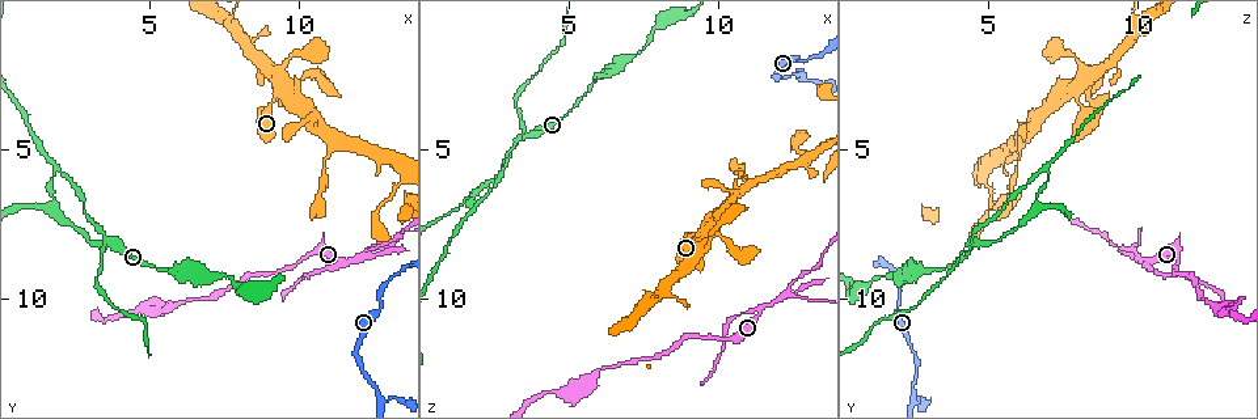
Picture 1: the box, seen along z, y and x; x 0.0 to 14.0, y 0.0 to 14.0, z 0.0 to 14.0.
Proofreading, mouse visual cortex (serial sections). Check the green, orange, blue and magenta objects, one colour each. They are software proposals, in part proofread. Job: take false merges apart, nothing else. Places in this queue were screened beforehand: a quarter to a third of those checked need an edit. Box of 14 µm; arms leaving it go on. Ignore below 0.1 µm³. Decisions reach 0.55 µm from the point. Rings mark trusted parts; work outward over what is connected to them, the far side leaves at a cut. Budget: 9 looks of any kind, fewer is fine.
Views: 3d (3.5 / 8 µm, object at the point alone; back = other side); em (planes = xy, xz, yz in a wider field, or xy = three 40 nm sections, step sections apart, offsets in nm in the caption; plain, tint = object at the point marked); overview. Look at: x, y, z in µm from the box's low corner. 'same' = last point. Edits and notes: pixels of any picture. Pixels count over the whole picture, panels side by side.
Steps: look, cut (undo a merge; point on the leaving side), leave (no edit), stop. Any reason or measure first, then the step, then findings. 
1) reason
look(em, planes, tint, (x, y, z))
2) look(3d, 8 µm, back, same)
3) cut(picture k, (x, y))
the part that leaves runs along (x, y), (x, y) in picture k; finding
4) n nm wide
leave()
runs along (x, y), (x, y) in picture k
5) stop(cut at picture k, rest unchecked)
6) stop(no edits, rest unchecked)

four arms meet
look(3d, 3.5 µm, back, (9.3, 3.1, 7.9))

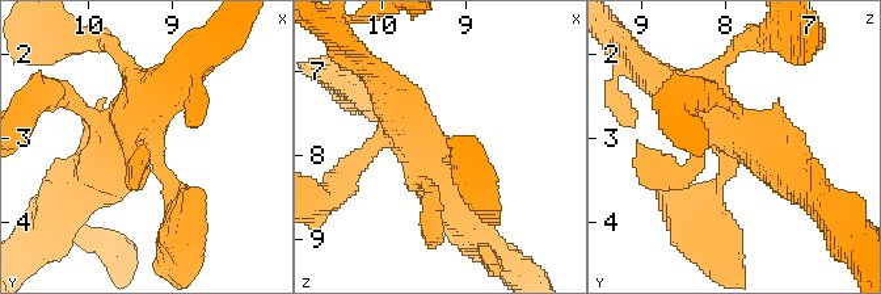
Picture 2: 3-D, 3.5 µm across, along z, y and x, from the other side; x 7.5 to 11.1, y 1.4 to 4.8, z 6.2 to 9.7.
look(em, xy, step 3, tint, (9.35, 3.10, 7.90))

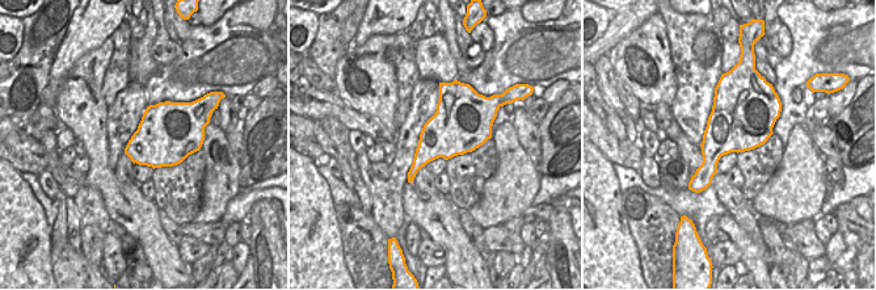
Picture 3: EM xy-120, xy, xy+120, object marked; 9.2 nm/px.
leave()
continuous, no second cell

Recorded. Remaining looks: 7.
four arms meet
look(3d, 3.5 µm, back, (13.4, 6.2, 4.9))

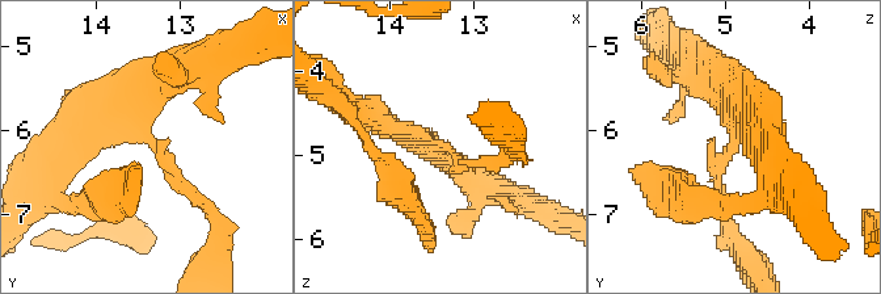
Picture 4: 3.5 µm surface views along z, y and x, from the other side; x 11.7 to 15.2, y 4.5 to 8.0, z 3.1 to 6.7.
4 arms; arms of 150, 250, 300, 300 nm; need the tissue
look(em, xy, step 1, tint, (13.35, 6.10, 4.85))

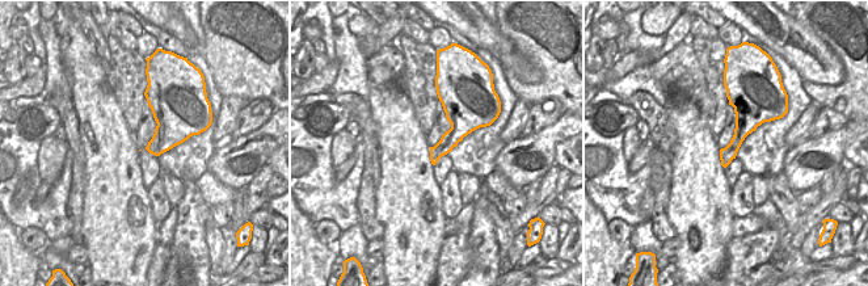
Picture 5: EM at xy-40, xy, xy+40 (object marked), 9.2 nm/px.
leave()
continuous, no second cell

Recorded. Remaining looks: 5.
thin neck
look(3d, 3.5 µm, back, (1.9, 5.7, 7.0))

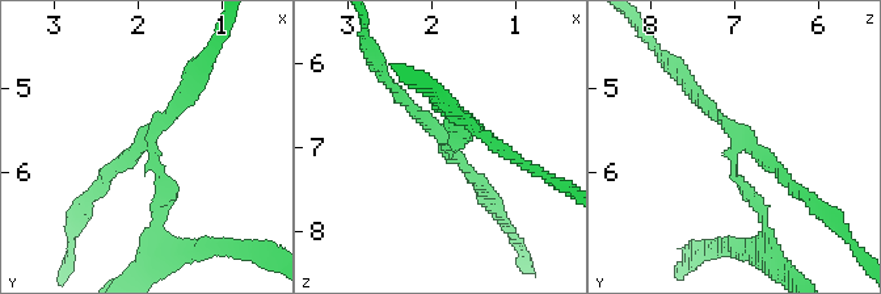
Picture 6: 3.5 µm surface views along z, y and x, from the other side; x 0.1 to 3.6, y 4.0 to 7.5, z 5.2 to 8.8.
3 arms; arms of 150, 150, 150 nm
look(em, xy, step 3, tint, (1.85, 5.65, 6.90))

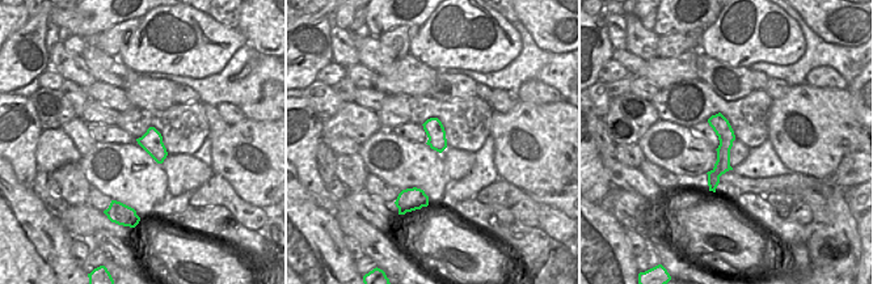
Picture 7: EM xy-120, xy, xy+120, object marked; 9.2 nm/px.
cut(picture 6, (175, 112))
the part that leaves runs along (147, 142), (106, 173), (83, 214) in picture 6; a second cell is stuck on

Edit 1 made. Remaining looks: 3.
see it whole again
look(overview)

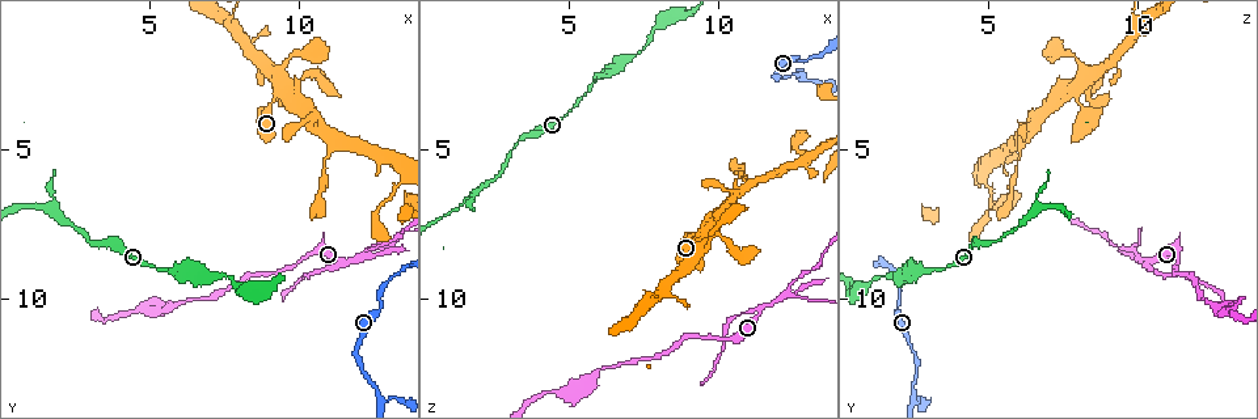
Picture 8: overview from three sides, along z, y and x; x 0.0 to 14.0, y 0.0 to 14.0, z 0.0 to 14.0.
branch point
look(3d, 8 µm, (12.2, 8.3, 9.9))

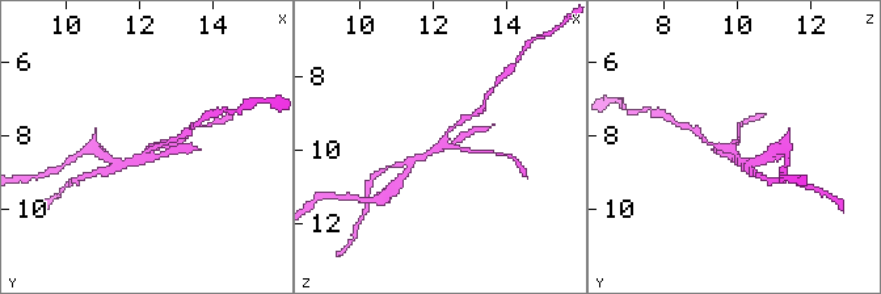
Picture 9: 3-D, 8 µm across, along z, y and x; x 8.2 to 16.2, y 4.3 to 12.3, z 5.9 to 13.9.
look(3d, 3.5 µm, back, (12.2, 8.3, 9.8))

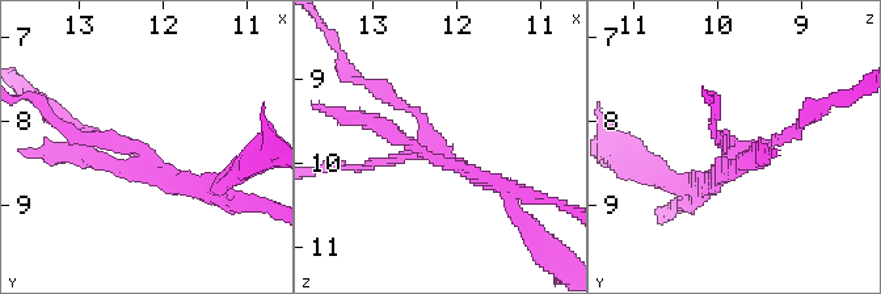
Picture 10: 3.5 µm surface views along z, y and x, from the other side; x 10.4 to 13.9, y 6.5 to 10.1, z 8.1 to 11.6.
cut(picture 10, (88, 137))
a second cell is stuck on

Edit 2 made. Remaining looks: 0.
stop(cut at picture 6, cut at picture 10, rest unchecked)

